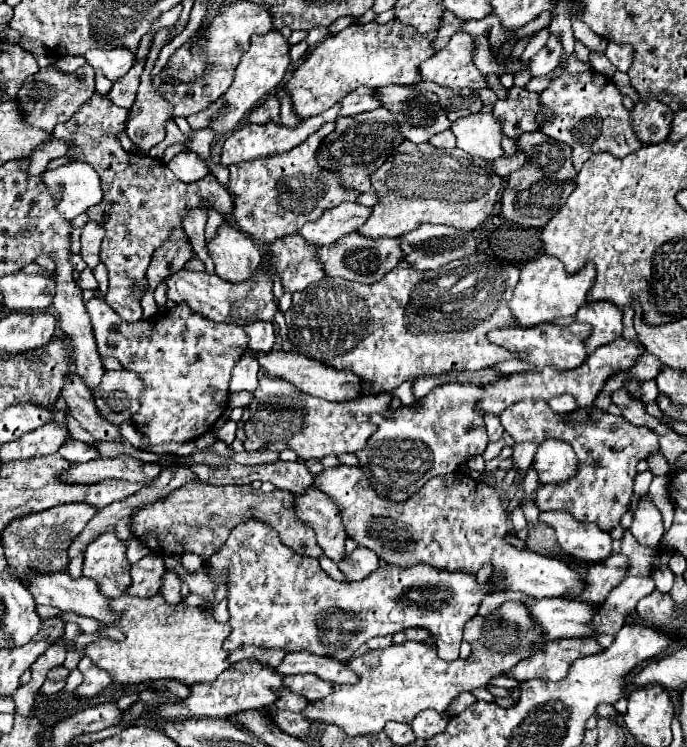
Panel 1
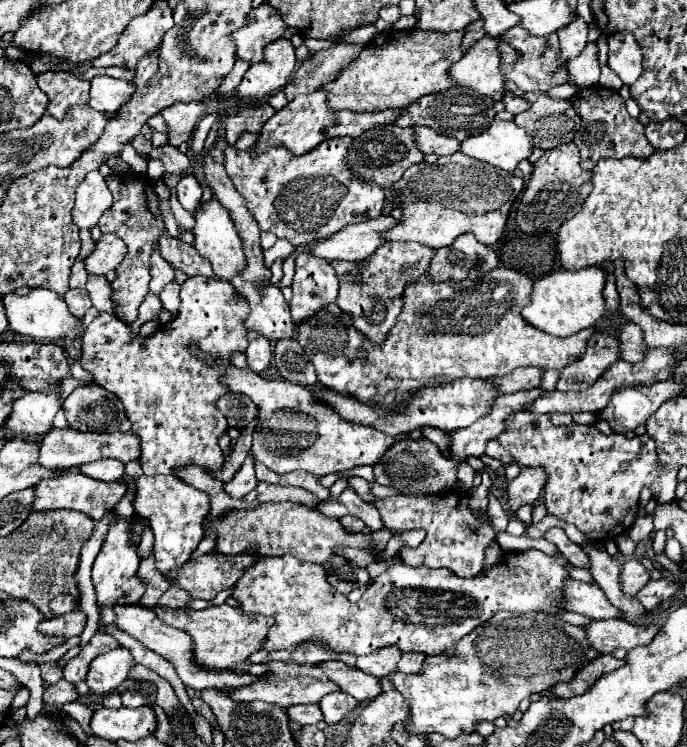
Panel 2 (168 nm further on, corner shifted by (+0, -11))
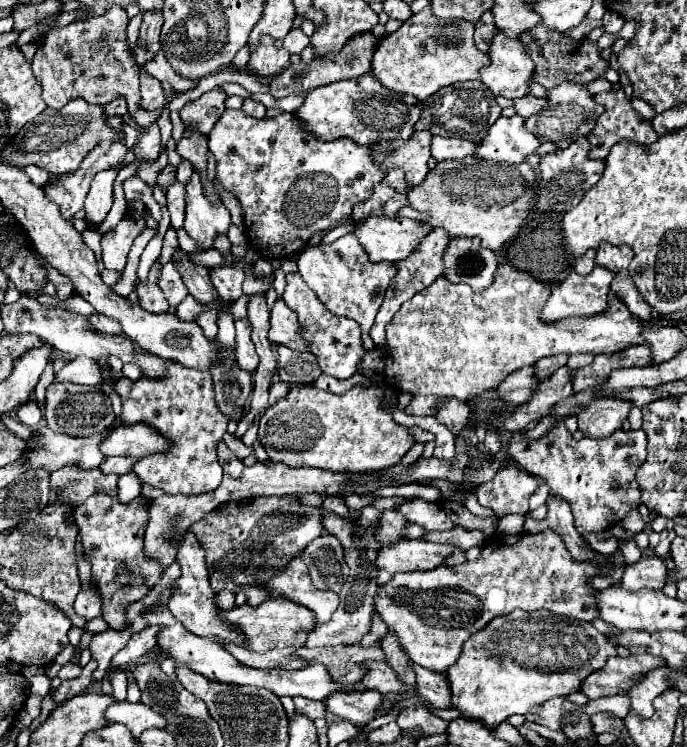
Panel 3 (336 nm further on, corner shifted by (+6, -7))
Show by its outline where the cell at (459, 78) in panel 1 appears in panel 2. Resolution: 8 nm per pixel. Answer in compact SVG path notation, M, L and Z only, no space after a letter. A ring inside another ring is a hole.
M485 36L473 48L469 48L455 66L449 68L449 74L459 86L473 88L493 100L503 100L507 88L499 66L499 40Z

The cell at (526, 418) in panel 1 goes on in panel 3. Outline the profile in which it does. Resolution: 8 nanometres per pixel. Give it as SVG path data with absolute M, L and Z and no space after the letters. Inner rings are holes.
M563 422L555 424L539 440L529 440L525 430L513 432L507 454L529 474L537 474L553 492L565 500L575 516L575 528L583 532L605 532L619 524L629 510L641 504L641 490L635 480L639 464L647 456L647 436L643 430L613 432L607 438L573 440Z

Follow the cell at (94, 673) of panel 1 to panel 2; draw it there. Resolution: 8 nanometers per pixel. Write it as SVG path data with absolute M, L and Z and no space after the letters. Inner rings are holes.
M115 648L107 654L97 656L91 662L89 674L87 674L87 684L91 692L95 694L107 694L115 690L131 672L135 666L135 660L127 648Z

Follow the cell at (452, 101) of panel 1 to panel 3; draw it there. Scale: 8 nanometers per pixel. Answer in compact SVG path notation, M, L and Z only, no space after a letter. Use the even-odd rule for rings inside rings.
M479 84L479 90L473 88L449 88L439 90L433 96L429 96L421 104L421 116L415 124L415 130L427 130L431 134L439 136L451 136L451 138L463 138L471 142L483 140L487 134L487 128L501 116L501 108L495 102L495 96Z

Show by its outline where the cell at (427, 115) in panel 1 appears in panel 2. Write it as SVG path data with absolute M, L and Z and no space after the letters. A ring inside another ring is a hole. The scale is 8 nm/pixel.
M415 126L415 138L417 146L423 154L437 154L437 156L449 156L459 150L459 140L439 136L433 128L427 126Z

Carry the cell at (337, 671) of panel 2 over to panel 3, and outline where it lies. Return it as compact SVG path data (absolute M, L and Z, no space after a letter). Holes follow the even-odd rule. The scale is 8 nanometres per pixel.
M363 662L361 666L365 668L365 676L361 678L361 684L367 690L377 690L381 694L403 690L403 684L397 682L395 672L391 672L391 668L387 668L387 664L383 664L383 662Z

